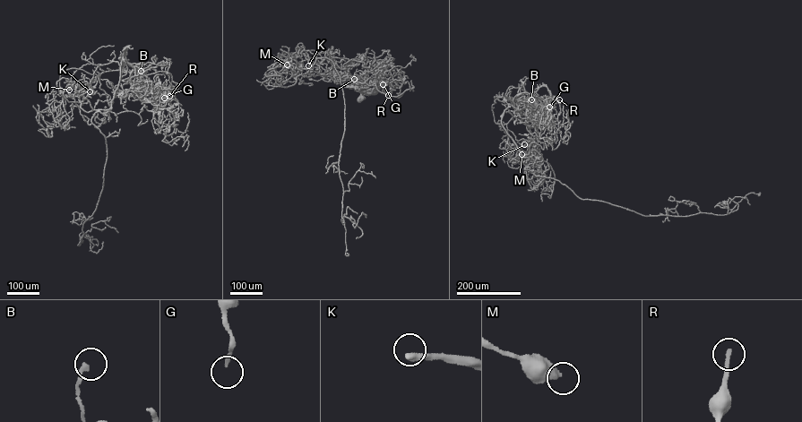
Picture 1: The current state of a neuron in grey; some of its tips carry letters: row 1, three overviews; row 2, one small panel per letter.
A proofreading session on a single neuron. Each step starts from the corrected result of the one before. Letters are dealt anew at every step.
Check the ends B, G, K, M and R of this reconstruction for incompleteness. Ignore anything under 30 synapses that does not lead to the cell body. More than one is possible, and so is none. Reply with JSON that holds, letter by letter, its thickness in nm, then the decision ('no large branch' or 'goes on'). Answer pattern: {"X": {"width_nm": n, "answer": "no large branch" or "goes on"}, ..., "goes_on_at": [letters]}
{"B": {"width_nm": 190, "answer": "no large branch"}, "G": {"width_nm": 160, "answer": "no large branch"}, "K": {"width_nm": 360, "answer": "goes on"}, "M": {"width_nm": 480, "answer": "no large branch"}, "R": {"width_nm": 190, "answer": "no large branch"}, "goes_on_at": ["K"]}

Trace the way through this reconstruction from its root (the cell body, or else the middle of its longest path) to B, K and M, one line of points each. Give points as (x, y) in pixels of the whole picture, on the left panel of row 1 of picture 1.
B: (142, 82), (147, 76), (141, 71)
K: (142, 82), (147, 76), (124, 60), (110, 107), (106, 94), (100, 96), (90, 91)
M: (142, 82), (147, 76), (124, 60), (109, 108), (86, 112), (81, 107), (74, 87), (64, 90), (69, 90)

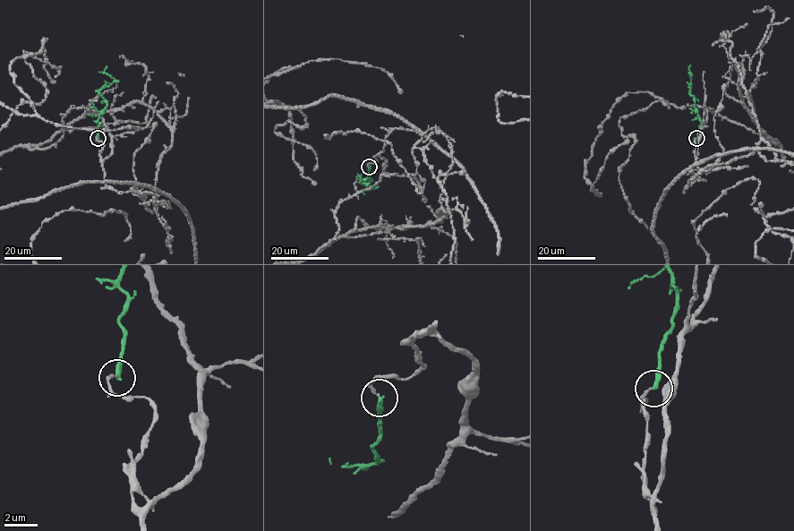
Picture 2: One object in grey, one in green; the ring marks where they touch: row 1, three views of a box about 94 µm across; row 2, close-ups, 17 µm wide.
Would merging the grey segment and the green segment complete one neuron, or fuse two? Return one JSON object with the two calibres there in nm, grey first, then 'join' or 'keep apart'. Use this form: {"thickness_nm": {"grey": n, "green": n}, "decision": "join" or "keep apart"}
{"thickness_nm": {"grey": 170, "green": 280}, "decision": "keep apart"}

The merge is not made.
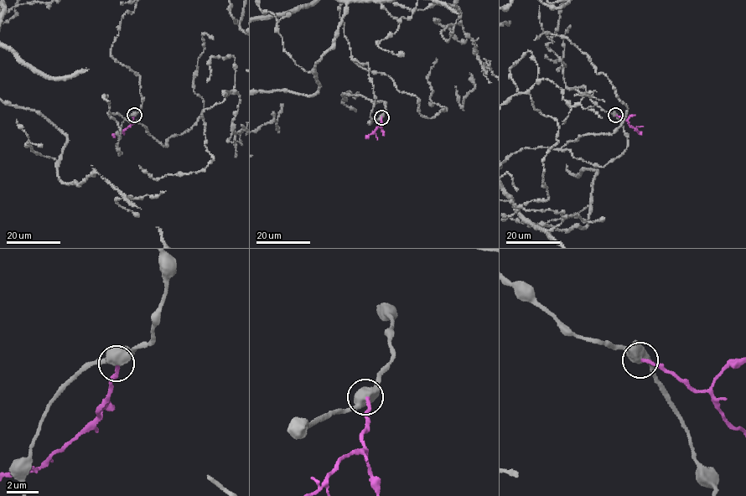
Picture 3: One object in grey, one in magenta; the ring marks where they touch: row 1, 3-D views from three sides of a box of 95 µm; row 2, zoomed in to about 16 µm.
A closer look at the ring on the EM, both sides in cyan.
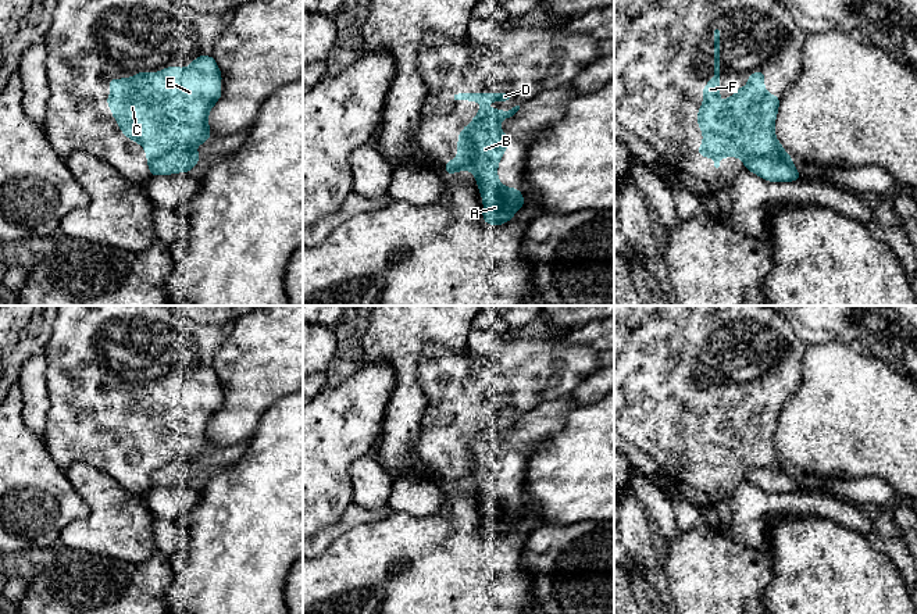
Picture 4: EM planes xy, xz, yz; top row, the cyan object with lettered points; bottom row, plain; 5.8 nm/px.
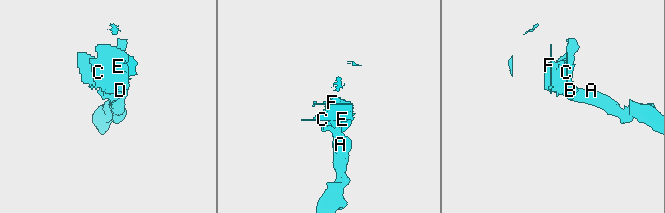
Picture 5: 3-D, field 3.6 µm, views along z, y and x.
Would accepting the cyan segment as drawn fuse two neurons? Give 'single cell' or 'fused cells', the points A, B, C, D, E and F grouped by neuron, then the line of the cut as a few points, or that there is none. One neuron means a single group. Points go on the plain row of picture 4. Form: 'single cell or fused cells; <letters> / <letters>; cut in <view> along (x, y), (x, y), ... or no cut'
fused cells; A B / C D E F; cut in xz along (491, 432), (482, 432), (471, 442), (471, 477), (468, 479)

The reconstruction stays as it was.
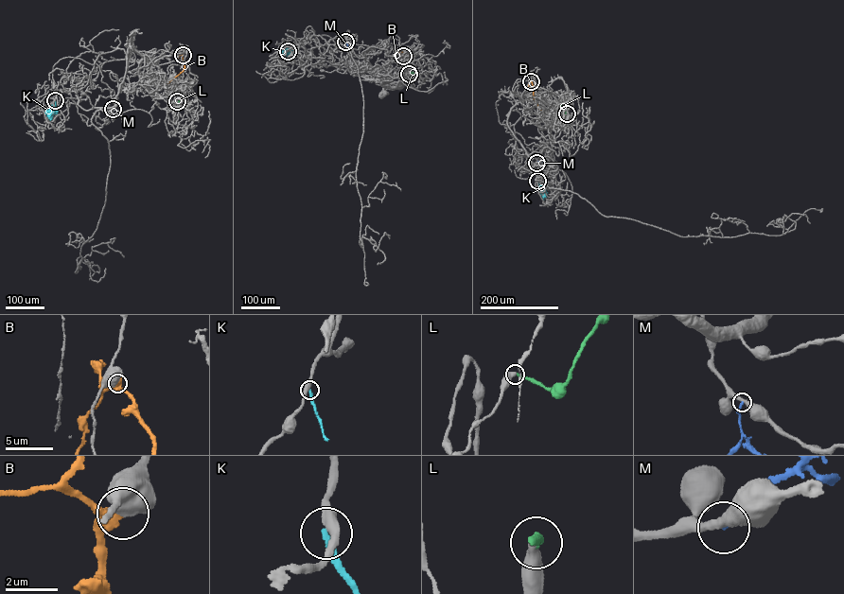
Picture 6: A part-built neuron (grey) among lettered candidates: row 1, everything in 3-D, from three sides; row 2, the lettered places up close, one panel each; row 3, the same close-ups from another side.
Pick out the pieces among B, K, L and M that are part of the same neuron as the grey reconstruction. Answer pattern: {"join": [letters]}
{"join": ["L"]}

